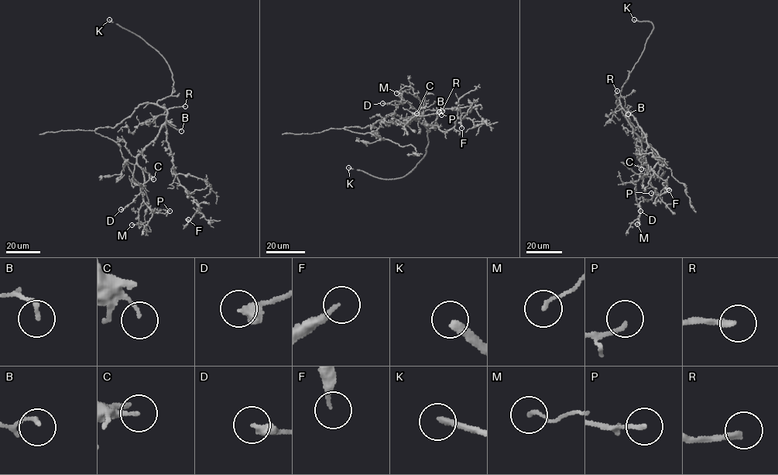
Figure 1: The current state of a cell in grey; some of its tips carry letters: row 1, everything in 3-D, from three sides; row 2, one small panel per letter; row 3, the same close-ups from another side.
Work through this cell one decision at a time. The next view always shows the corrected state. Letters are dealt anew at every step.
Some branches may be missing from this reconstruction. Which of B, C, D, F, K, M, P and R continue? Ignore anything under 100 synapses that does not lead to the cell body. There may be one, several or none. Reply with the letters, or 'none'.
K, R

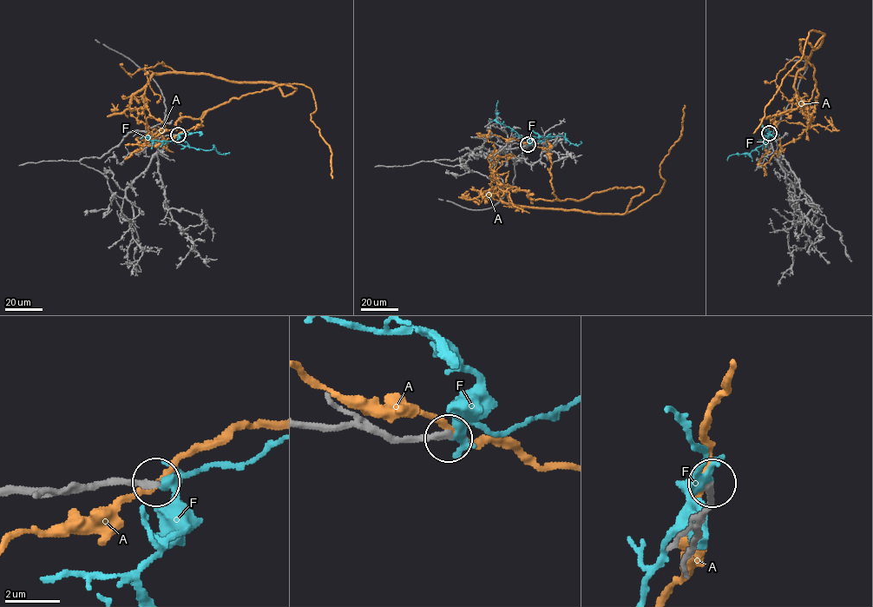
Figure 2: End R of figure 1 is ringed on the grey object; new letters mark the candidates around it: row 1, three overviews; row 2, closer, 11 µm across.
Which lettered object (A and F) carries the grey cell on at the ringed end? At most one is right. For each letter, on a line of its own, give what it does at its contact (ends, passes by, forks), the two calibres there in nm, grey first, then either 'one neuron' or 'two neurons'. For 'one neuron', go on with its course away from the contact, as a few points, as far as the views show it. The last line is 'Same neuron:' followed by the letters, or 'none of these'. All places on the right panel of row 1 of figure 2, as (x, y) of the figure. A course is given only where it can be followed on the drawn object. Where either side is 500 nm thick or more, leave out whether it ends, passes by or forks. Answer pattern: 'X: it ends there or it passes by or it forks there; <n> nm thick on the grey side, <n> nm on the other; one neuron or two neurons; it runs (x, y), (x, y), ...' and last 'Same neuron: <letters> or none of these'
A: it passes by; 240 nm thick on the grey side, 220 nm on the other; two neurons
F: it forks there; 240 nm thick on the grey side, 280 nm on the other; one neuron; it runs (769, 133), (764, 141), (766, 143), (771, 135), (778, 135), (774, 134)
Same neuron: F

